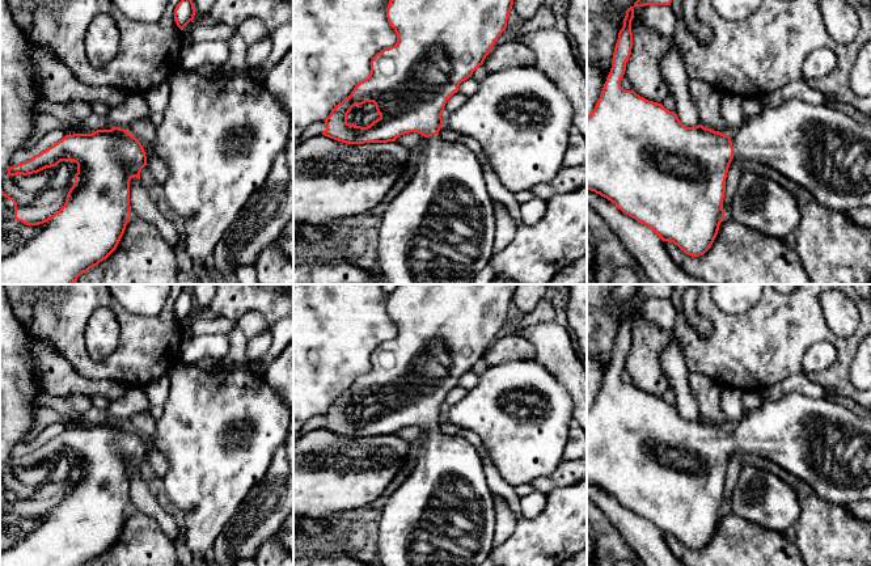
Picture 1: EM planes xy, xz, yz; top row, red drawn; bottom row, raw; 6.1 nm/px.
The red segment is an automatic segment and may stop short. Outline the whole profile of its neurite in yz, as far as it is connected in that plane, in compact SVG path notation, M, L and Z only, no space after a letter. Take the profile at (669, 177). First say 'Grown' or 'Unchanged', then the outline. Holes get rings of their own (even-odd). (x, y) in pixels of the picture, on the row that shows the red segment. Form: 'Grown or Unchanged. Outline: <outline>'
Grown. Outline: M630 7L618 33L610 72L593 111L587 118L587 190L606 198L625 215L647 225L663 241L673 242L692 257L703 255L711 248L726 217L726 178L733 157L775 169L830 210L847 212L871 208L871 122L859 123L833 105L791 100L779 106L766 106L760 114L745 118L743 126L730 136L702 124L686 127L676 113L667 110L661 104L621 86L633 48L633 18L634 7Z

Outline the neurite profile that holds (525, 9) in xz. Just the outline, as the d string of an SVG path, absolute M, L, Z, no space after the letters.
M513 0L512 9L525 21L532 18L546 0Z

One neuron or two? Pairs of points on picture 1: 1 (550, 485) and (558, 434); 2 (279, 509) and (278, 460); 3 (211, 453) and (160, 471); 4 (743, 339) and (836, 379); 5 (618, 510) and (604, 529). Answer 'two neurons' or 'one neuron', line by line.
1: two neurons
2: one neuron
3: two neurons
4: one neuron
5: two neurons

